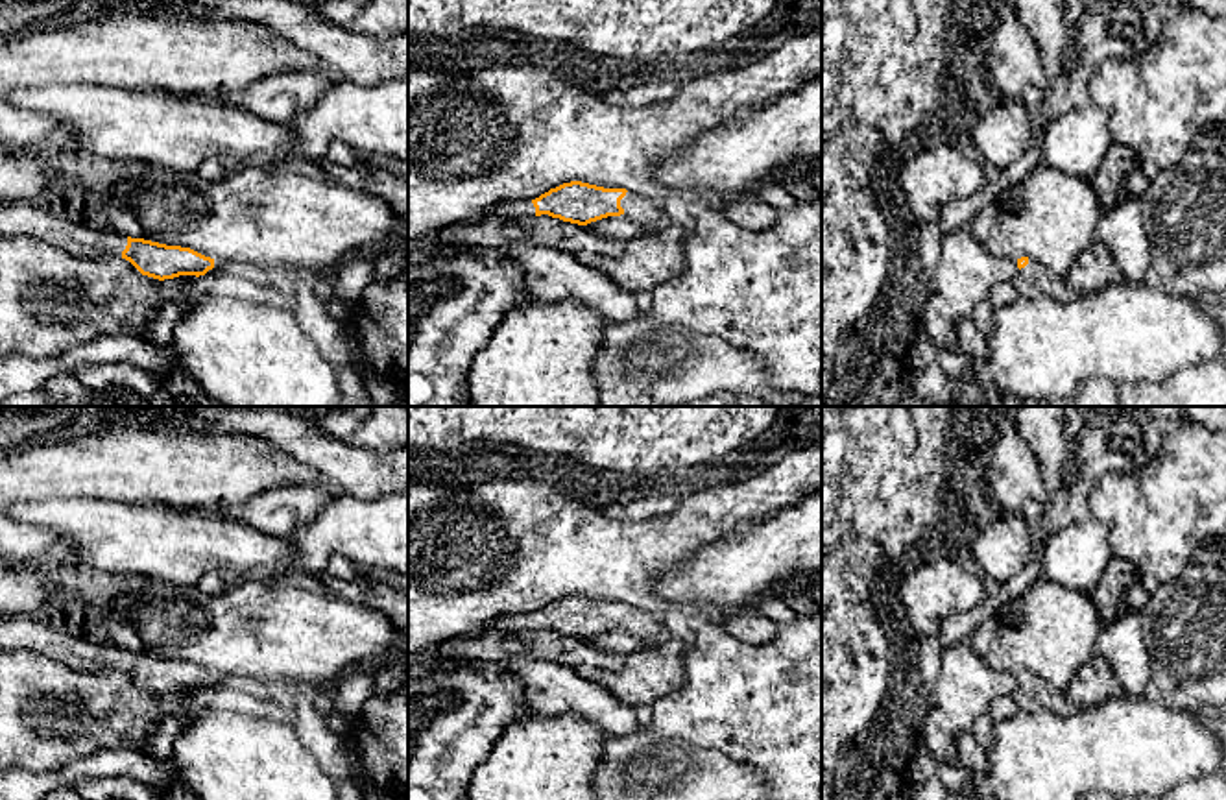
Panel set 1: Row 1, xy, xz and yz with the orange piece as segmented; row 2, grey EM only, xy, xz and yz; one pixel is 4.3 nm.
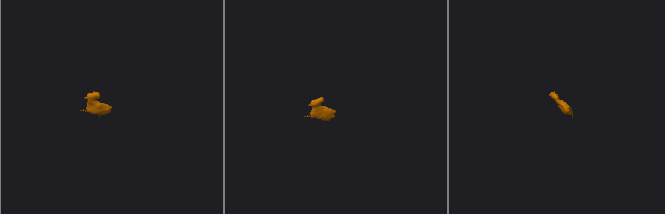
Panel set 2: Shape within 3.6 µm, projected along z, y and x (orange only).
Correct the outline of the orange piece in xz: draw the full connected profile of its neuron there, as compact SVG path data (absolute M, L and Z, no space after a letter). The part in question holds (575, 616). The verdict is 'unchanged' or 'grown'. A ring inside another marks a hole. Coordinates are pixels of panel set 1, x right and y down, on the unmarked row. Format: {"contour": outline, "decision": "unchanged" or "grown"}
{"contour": "M582 595L563 597L535 613L495 617L469 636L478 636L486 630L523 632L541 628L578 639L626 628L644 639L648 648L659 647L670 637L668 628L659 621L654 608L644 610L626 602L604 602Z", "decision": "grown"}

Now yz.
{"contour": "M1030 671L1017 673L1019 689L1030 695L1041 708L1051 709L1056 715L1071 717L1080 709L1073 706L1062 689L1043 682L1038 674Z", "decision": "grown"}

